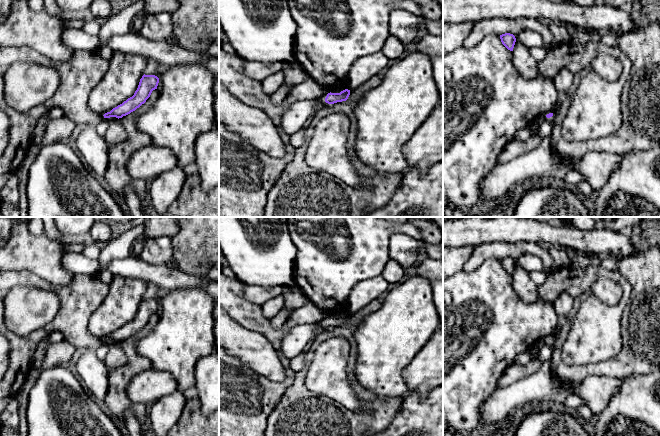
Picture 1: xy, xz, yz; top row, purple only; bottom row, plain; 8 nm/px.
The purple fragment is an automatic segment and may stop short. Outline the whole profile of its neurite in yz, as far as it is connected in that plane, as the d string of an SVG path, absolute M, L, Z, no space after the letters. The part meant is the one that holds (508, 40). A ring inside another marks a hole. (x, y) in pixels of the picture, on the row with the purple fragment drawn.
M505 33L500 35L500 39L502 44L510 51L513 51L515 42L516 42L516 38L513 34L510 33Z

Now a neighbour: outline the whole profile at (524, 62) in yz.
M516 41L512 51L514 67L525 79L533 79L539 73L538 61L531 55L530 50L524 44Z

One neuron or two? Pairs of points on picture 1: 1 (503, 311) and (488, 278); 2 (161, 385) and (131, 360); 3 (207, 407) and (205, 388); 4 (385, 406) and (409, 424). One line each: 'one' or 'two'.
1: one
2: two
3: one
4: two

